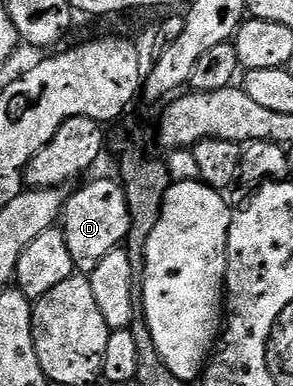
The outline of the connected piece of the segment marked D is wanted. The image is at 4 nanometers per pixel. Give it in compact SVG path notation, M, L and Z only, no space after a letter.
M118 179L95 180L84 188L76 190L66 197L61 213L63 237L69 246L69 255L73 257L76 269L89 274L113 249L126 241L131 229L129 206L125 202L123 185Z

